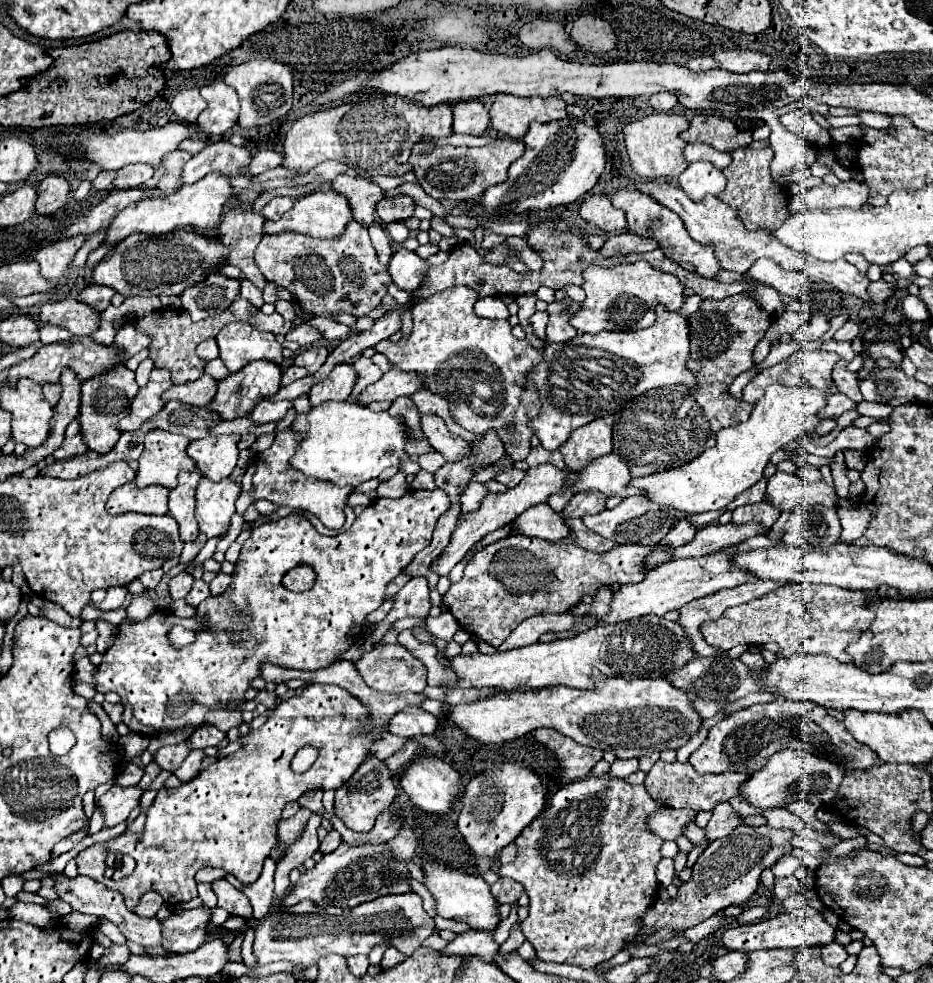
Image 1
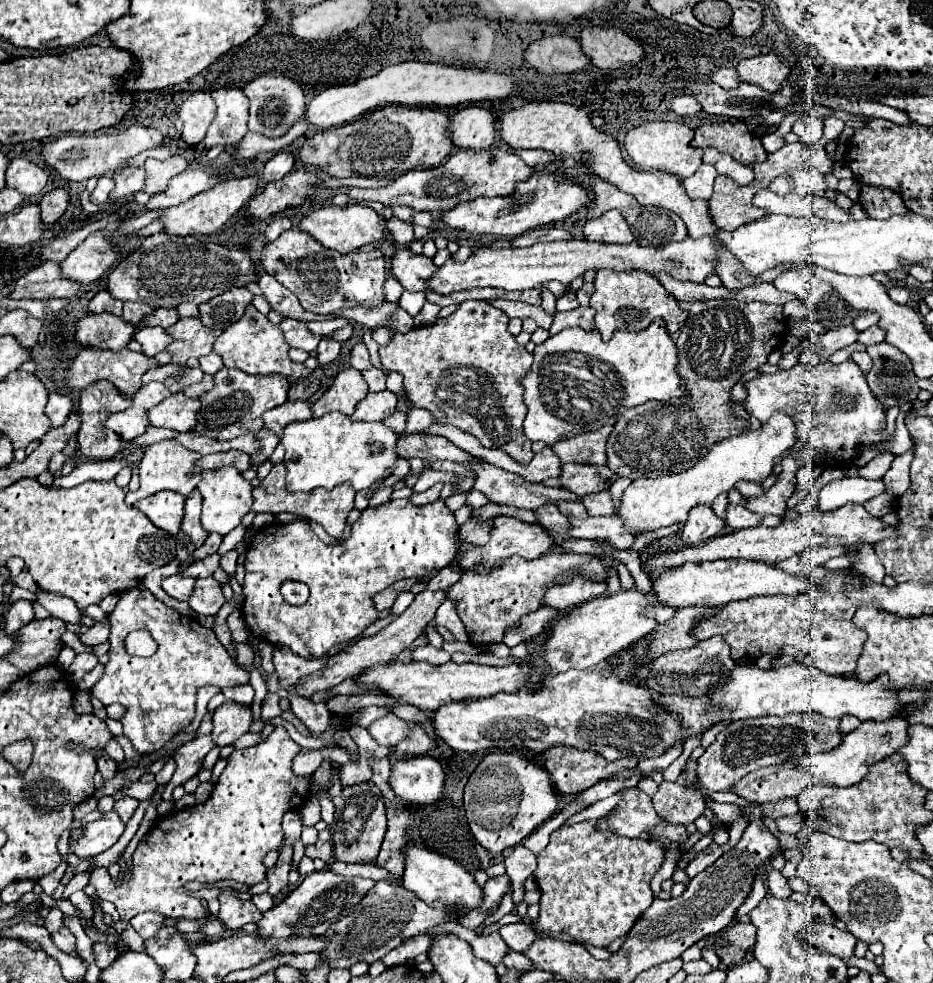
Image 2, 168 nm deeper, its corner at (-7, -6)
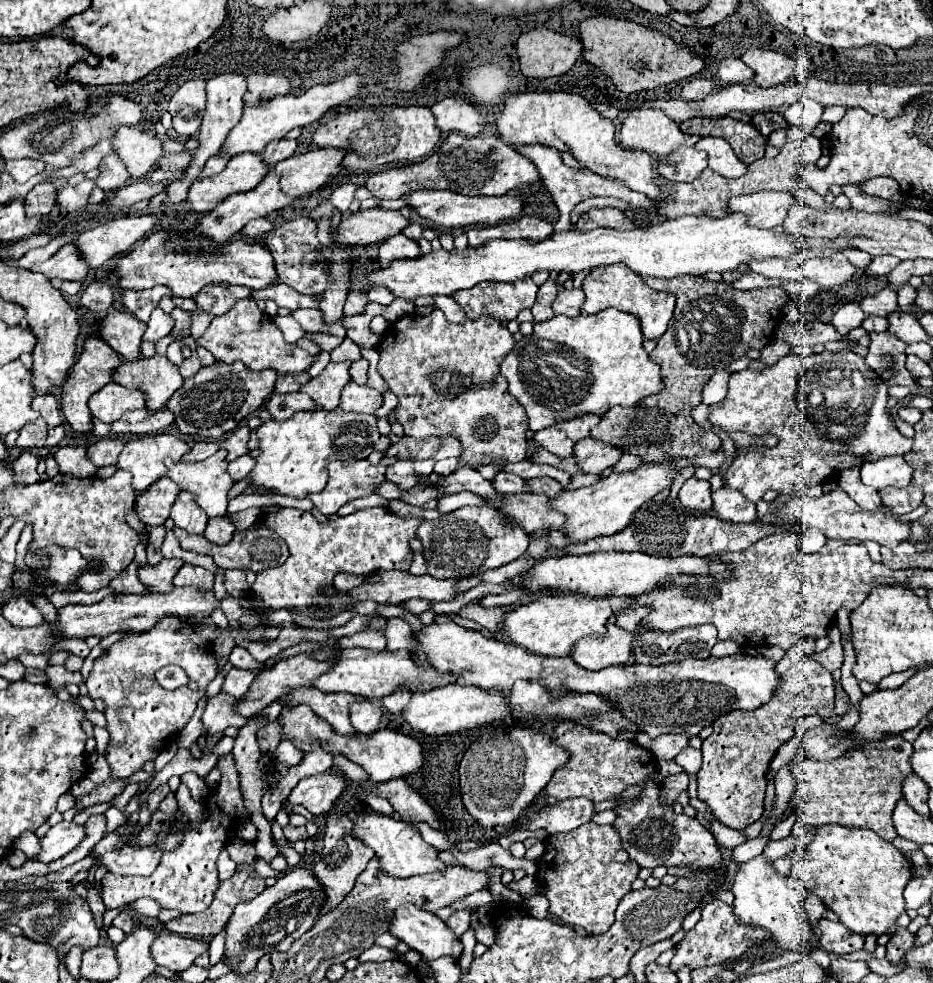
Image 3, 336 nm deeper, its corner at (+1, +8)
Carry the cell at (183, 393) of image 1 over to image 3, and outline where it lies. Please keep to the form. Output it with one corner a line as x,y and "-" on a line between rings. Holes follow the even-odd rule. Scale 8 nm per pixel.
163,407
155,413
143,409
131,409
127,411
119,421
111,423
111,433
115,435
145,435
145,433
157,433
173,423
175,415

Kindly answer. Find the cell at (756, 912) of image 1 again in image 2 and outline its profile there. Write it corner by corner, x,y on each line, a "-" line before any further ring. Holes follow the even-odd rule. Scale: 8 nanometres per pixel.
735,923
713,943
713,951
725,967
735,967
745,961
747,951
755,941
755,927
751,923

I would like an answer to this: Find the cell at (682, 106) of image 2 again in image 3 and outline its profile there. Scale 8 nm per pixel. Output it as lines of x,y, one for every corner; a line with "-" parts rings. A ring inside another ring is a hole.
693,79
683,85
681,99
683,101
699,101
699,97
707,97
713,87
715,87
715,83
711,79

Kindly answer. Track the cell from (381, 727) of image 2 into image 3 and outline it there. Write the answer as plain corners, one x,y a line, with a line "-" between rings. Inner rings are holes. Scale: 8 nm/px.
355,703
349,709
351,723
359,733
371,735
381,727
383,721
383,711
377,703

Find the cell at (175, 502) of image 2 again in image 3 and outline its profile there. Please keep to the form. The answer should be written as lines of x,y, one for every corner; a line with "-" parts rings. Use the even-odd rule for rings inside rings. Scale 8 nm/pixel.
161,477
145,493
137,495
135,511
145,525
163,525
169,517
169,509
179,495
179,487
169,477

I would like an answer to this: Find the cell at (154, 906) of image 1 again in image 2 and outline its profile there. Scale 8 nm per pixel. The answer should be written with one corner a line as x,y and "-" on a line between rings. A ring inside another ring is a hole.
139,913
135,915
129,923
133,925
133,929
143,937
143,939
149,939
153,937
161,927
163,927
163,917
161,915
153,915
153,913

